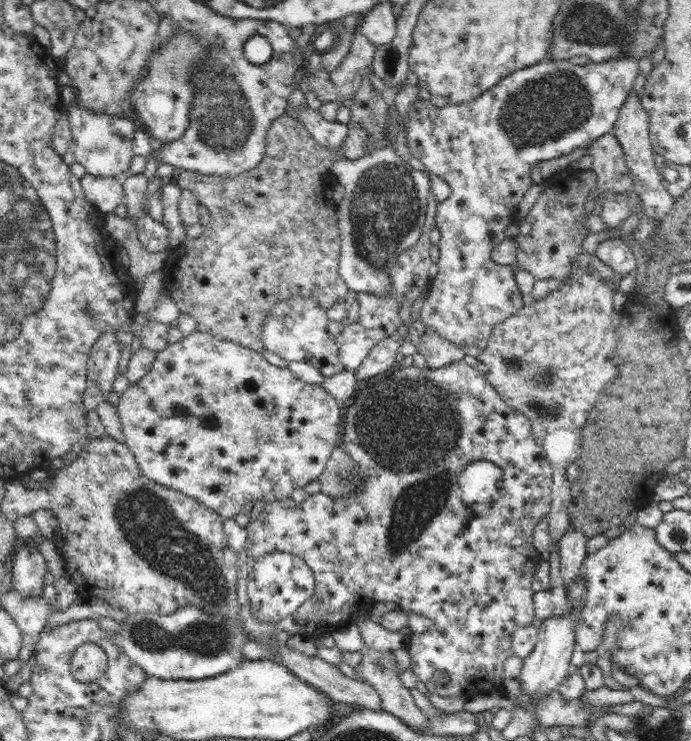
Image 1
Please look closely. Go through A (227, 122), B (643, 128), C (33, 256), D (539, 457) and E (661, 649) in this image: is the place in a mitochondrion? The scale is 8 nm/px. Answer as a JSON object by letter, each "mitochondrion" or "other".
{"A":"mitochondrion","B":"other","C":"mitochondrion","D":"other","E":"mitochondrion"}

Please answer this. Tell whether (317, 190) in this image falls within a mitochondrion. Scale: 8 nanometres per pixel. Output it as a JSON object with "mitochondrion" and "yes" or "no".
{"mitochondrion":"no"}

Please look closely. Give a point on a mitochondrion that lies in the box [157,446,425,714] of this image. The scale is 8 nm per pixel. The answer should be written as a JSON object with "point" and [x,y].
{"point":[346,480]}

